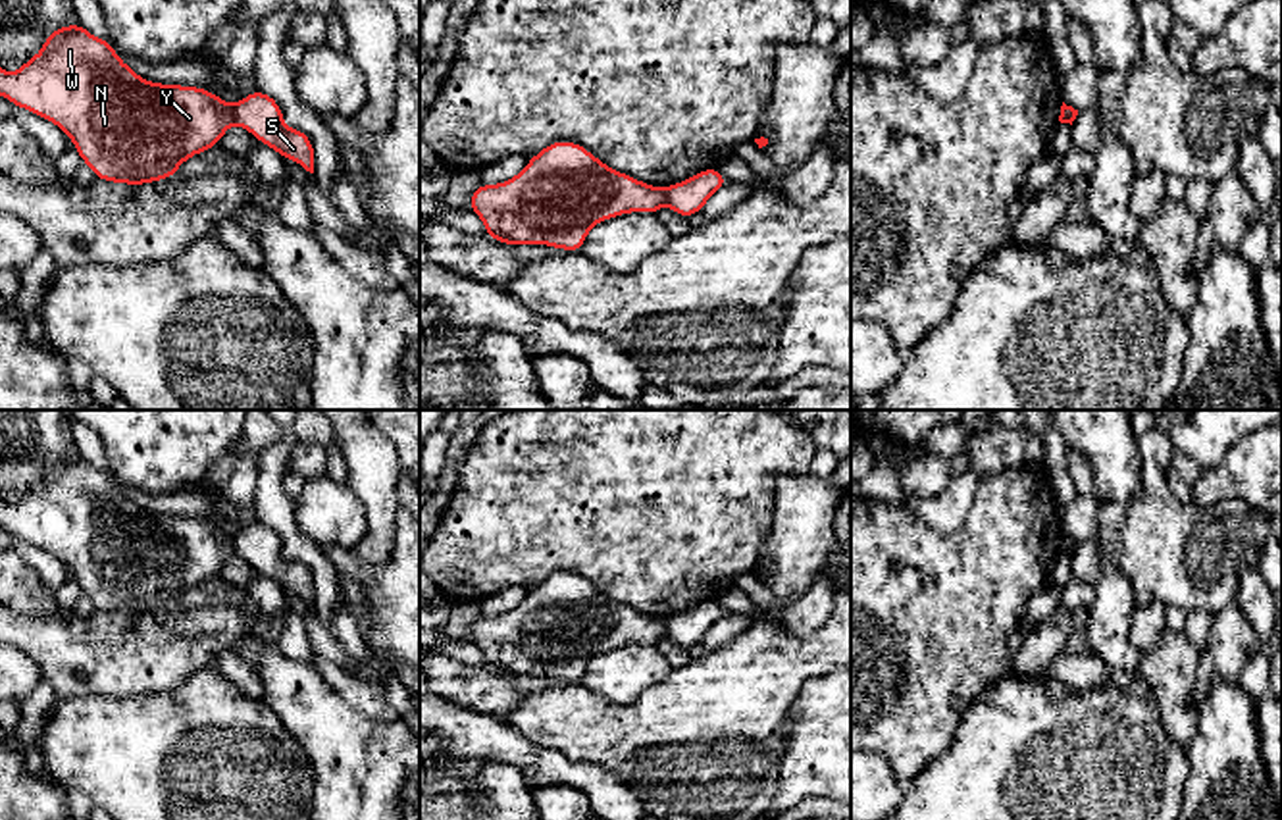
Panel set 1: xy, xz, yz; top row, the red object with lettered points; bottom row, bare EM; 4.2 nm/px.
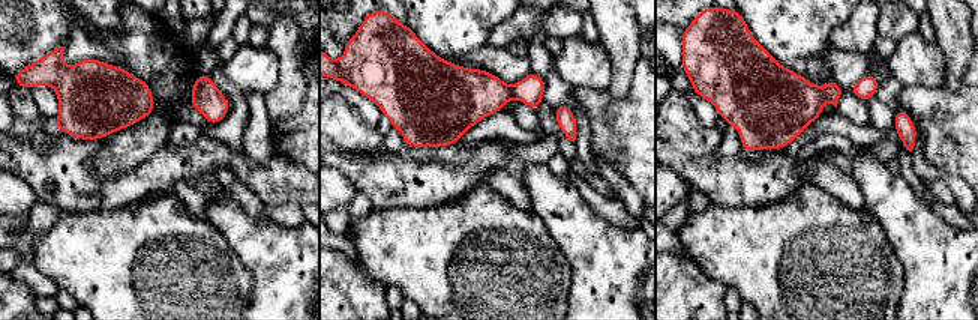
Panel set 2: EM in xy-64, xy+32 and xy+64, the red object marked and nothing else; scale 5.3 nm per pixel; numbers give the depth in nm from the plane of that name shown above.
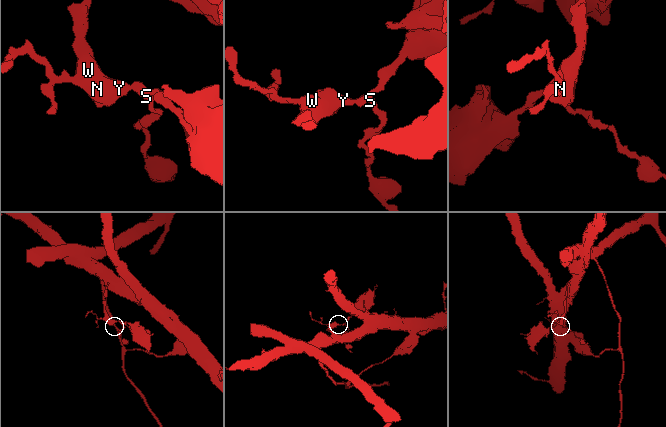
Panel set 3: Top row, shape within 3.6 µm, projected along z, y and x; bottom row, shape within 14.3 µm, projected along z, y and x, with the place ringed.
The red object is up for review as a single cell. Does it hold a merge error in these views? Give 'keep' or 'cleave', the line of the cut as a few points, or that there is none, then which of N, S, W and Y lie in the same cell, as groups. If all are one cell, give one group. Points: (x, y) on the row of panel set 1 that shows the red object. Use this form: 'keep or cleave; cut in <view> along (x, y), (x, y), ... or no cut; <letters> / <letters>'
cleave; cut in xy along (231, 106), (235, 122); N W Y / S

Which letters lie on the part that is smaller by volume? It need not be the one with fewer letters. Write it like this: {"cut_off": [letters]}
{"cut_off": ["S"]}

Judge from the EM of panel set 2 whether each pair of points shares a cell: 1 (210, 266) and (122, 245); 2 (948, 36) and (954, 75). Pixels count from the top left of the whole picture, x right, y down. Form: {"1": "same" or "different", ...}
{"1": "same", "2": "same"}

